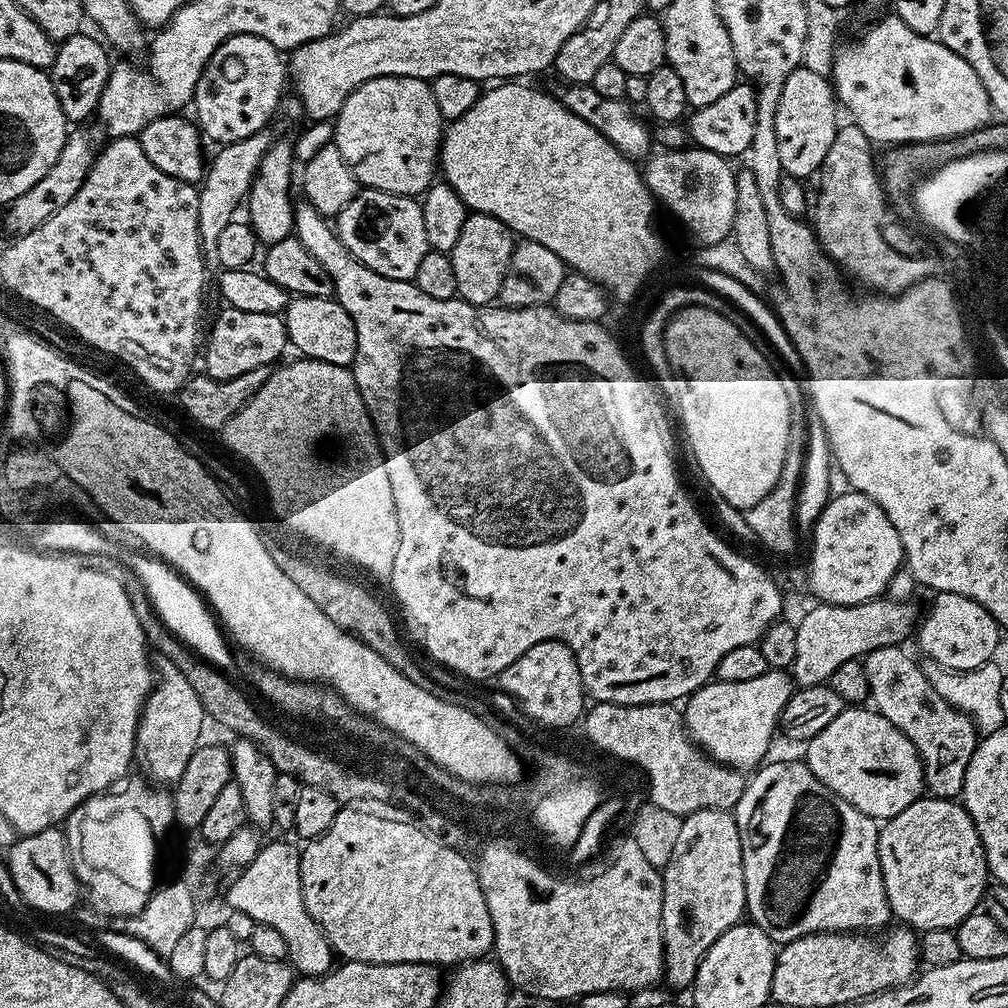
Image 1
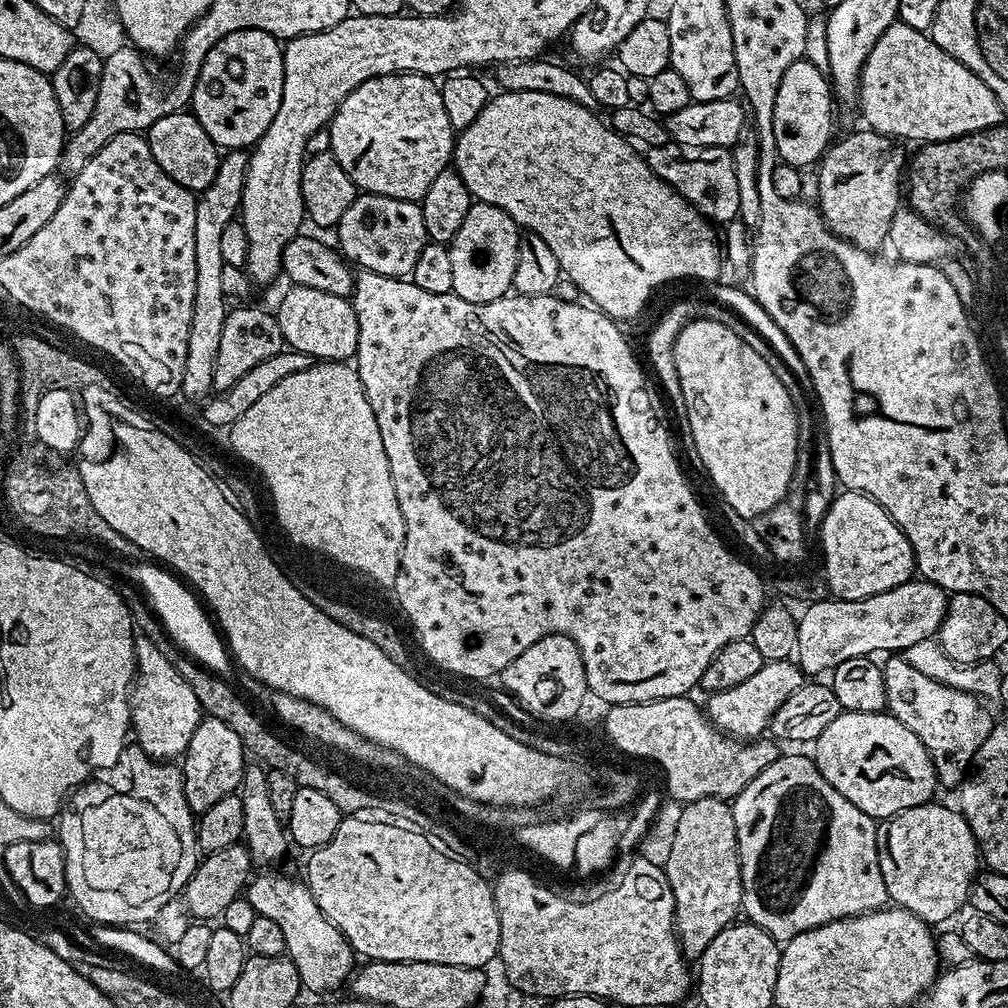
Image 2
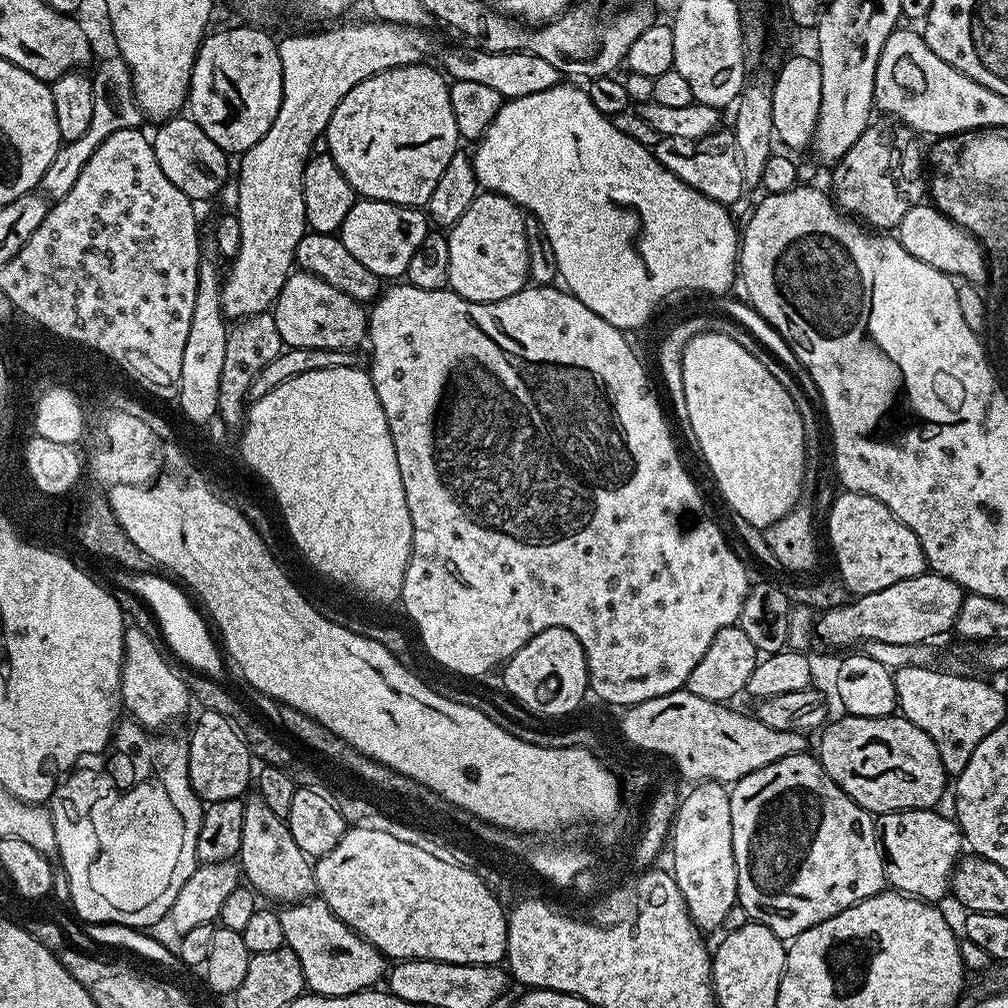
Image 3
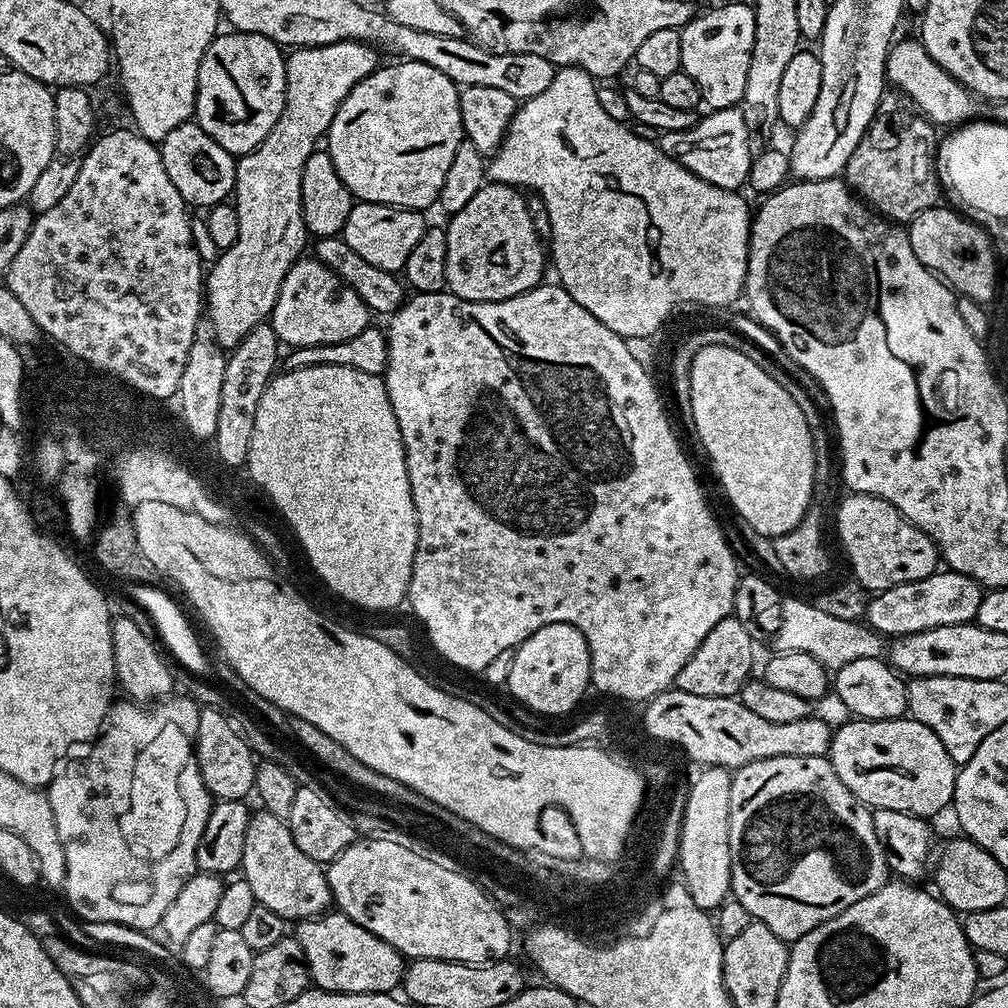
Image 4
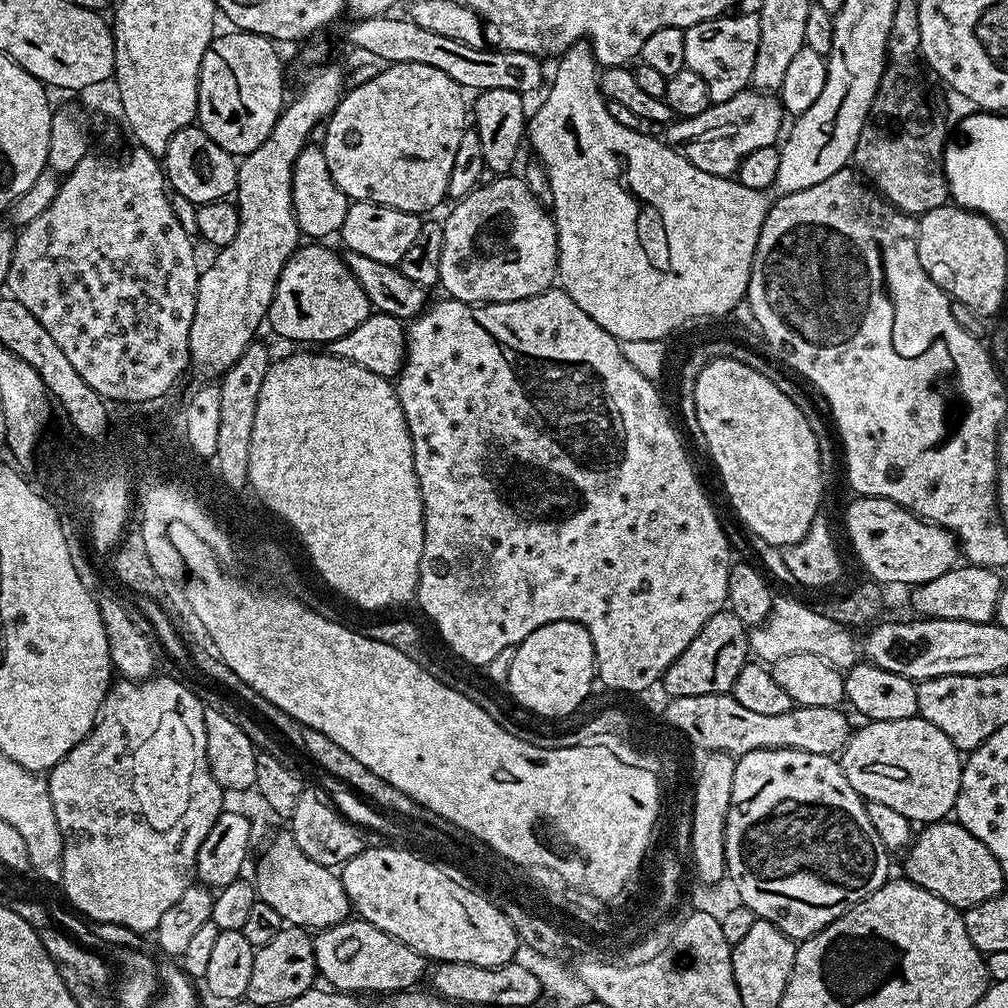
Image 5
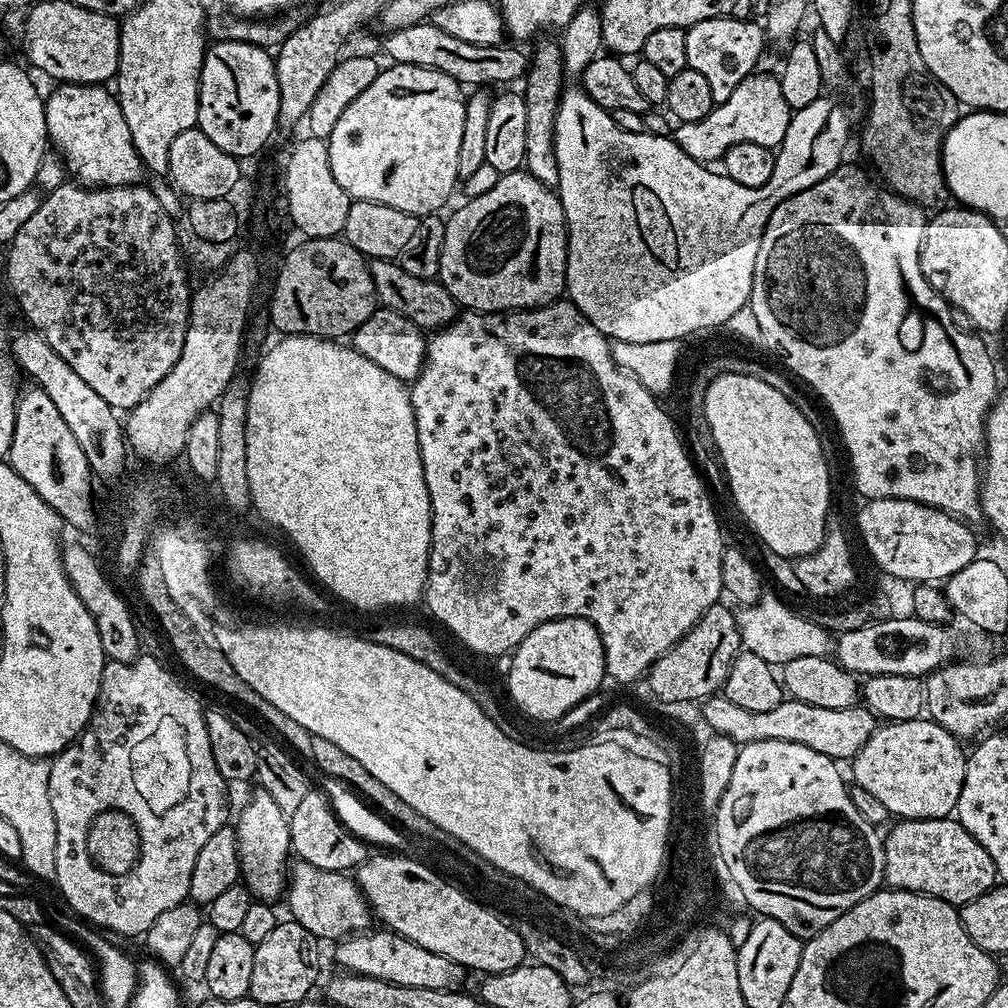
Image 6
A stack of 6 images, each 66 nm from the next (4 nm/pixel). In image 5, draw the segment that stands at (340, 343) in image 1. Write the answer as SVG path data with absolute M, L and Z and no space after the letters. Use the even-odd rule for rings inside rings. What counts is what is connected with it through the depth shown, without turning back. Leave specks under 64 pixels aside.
M320 242L306 244L297 247L295 254L288 259L278 278L267 323L272 324L273 330L284 340L297 340L300 343L297 345L300 346L326 346L334 338L342 338L342 334L350 334L350 330L362 326L362 322L366 322L366 318L372 315L374 309L366 298L366 290L362 290L358 278L354 278L348 263L344 261L339 251L331 252L330 249L323 248L320 245L323 243Z

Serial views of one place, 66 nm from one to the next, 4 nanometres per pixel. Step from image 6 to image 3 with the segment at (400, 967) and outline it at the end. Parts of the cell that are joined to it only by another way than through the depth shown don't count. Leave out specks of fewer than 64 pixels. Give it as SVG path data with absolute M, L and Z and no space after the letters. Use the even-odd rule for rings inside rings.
M309 898L298 904L289 904L279 909L282 922L284 943L294 954L298 954L298 962L302 962L302 974L309 993L317 996L345 996L355 992L366 992L377 987L376 984L385 979L386 958L373 944L366 942L346 922L342 922L330 910L325 900Z

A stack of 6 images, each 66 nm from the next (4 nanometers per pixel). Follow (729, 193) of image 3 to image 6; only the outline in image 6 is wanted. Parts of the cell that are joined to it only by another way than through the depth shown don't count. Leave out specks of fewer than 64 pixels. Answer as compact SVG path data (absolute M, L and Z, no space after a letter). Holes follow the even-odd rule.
M757 70L738 86L734 86L734 94L726 98L726 102L715 105L706 118L698 122L677 123L674 139L679 148L690 158L701 164L711 165L712 160L719 161L730 150L730 146L738 146L738 142L754 142L758 146L779 149L782 138L786 138L786 130L790 126L790 118L794 109L782 95L782 86L775 75L767 76L763 70Z

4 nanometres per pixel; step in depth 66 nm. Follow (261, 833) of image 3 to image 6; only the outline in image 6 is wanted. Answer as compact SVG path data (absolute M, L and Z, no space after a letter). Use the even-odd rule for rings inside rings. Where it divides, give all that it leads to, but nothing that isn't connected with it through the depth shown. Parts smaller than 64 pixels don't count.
M296 862L291 865L290 879L286 884L286 901L291 919L297 920L310 934L314 934L316 939L321 942L339 942L346 936L353 935L357 932L365 931L369 927L368 923L373 923L374 913L368 907L368 899L365 898L364 892L360 885L356 883L351 875L342 872L331 872L330 870L318 870L318 866L310 866L303 862Z

